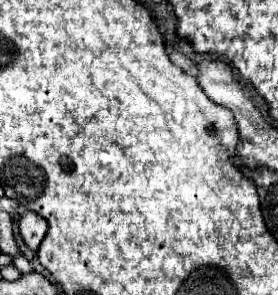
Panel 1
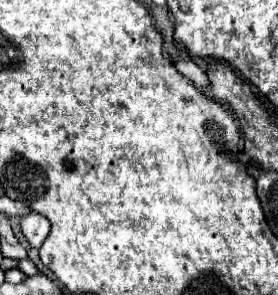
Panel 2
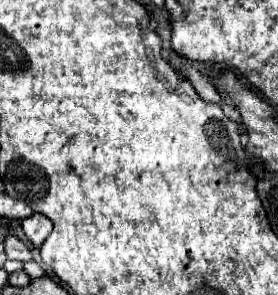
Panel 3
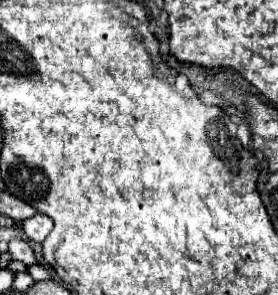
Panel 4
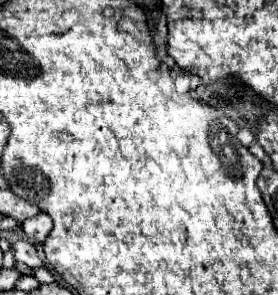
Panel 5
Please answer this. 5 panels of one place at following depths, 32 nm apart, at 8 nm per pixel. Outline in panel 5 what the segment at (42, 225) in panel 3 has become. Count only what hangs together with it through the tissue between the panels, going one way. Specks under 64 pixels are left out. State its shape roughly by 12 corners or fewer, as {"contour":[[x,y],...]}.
{"contour":[[44,212],[22,222],[34,242],[44,242],[52,230],[52,218]]}

